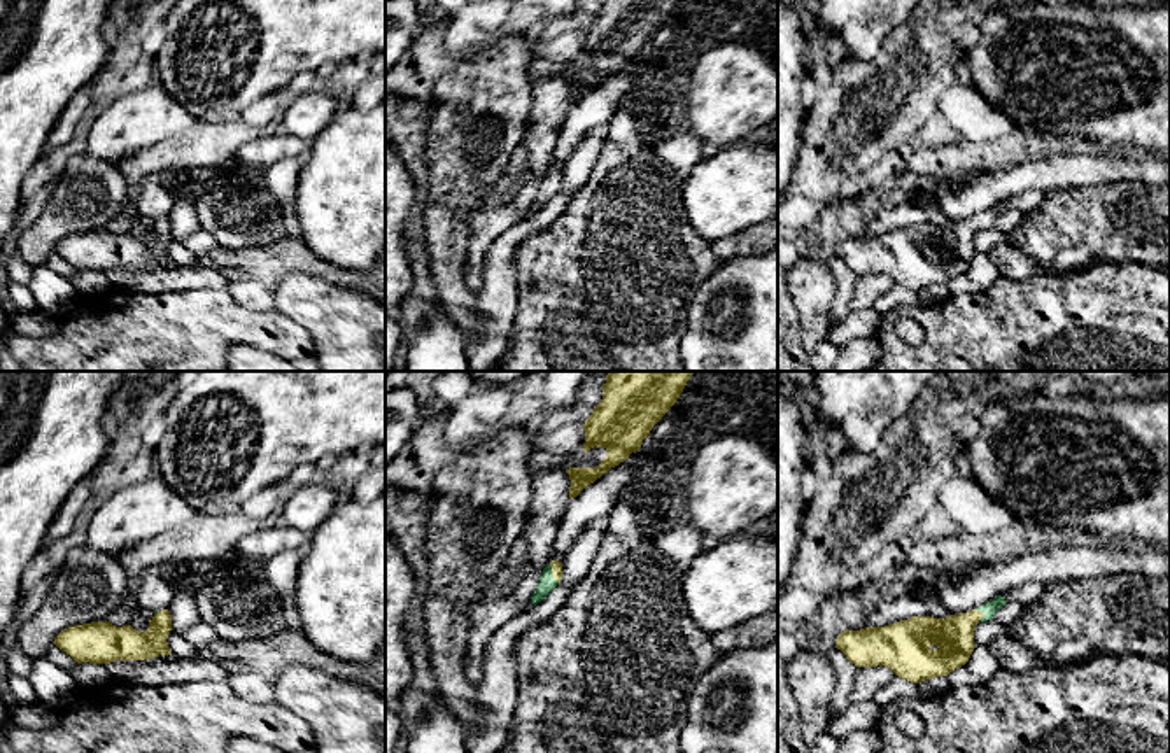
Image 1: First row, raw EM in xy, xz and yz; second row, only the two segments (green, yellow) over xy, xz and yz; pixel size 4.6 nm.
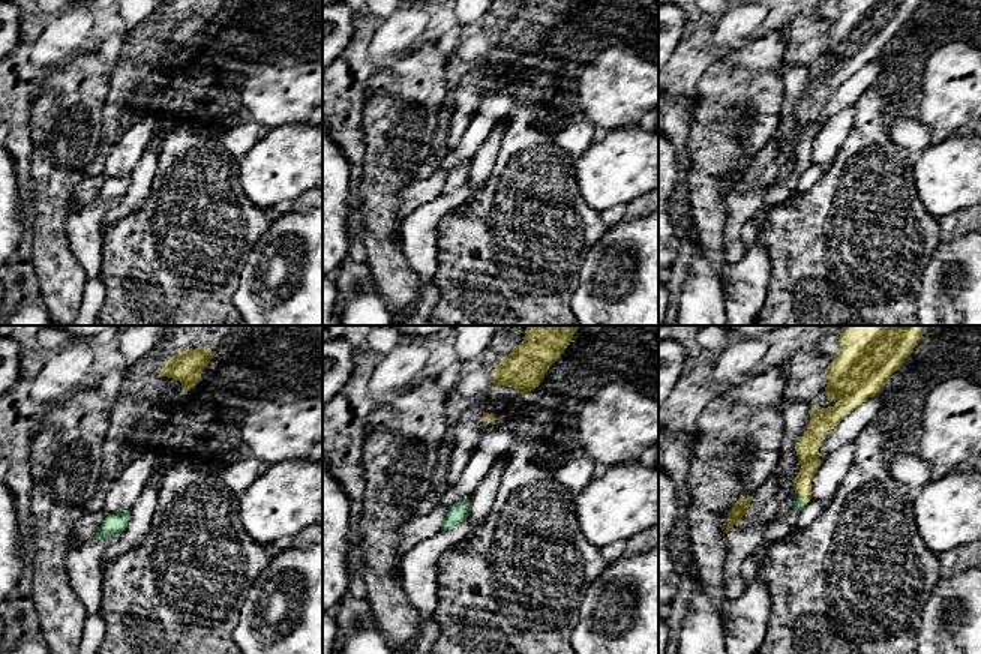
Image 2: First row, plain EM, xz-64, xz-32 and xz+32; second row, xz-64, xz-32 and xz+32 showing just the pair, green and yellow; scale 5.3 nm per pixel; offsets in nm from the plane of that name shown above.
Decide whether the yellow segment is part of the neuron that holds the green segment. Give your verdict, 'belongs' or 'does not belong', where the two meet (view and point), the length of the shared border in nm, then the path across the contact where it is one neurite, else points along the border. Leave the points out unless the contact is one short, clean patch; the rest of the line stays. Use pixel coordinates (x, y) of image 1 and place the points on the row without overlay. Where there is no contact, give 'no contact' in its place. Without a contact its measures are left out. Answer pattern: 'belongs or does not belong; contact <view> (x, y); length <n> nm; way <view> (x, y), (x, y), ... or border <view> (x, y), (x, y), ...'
belongs; contact xz (550, 182); length 100 nm; way xz (547, 191), (550, 182), (556, 174)

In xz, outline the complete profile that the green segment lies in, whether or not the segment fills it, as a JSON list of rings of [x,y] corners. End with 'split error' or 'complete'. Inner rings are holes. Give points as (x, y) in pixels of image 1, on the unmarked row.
[[[552,168],[550,172],[546,172],[546,175],[539,184],[538,194],[531,205],[531,210],[534,214],[541,210],[560,191],[560,186],[562,186],[562,170]]] | split error

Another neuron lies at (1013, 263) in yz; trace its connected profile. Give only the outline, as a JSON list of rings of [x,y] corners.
[[[1000,242],[990,252],[990,259],[1000,277],[1026,280],[1039,271],[1037,263],[1021,252],[1012,242]]]

